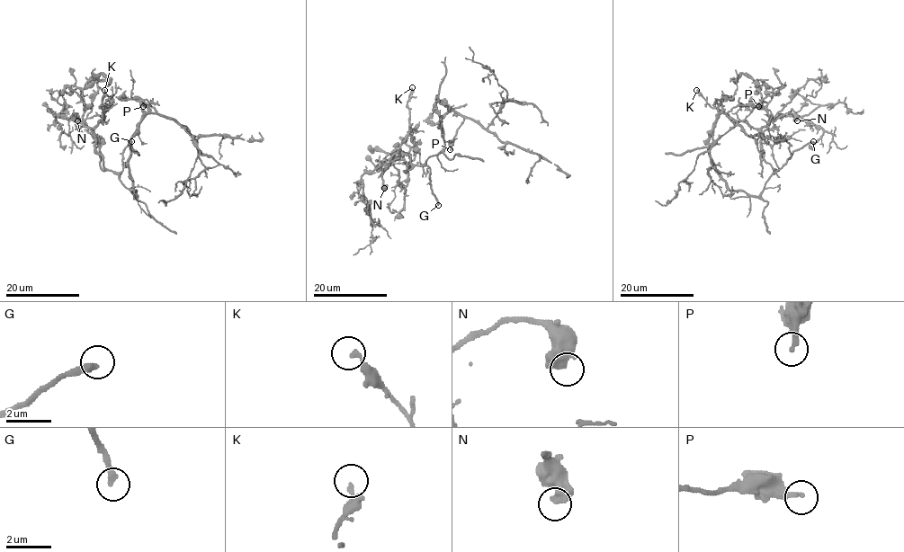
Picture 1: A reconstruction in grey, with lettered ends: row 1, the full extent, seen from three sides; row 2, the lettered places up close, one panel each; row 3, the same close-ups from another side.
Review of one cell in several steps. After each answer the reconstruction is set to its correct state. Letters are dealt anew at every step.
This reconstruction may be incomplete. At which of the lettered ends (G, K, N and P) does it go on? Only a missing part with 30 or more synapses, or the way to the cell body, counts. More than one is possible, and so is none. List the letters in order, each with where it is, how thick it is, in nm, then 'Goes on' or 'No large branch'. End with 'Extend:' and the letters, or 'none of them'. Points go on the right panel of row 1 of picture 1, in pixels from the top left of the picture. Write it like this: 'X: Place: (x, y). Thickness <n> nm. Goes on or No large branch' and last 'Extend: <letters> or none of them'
G: Place: (813, 141). Thickness 300 nm. Goes on
K: Place: (696, 90). Thickness 180 nm. No large branch
N: Place: (797, 120). Thickness 400 nm. No large branch
P: Place: (758, 106). Thickness 240 nm. No large branch
Extend: G

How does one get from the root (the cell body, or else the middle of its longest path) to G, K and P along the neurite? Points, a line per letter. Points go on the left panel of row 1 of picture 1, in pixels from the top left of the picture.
G: (133, 187), (137, 196), (119, 179), (122, 169), (122, 152), (131, 141)
K: (133, 187), (137, 196), (103, 165), (102, 156), (95, 149), (93, 129), (102, 121), (100, 104), (104, 90)
P: (133, 187), (129, 165), (130, 138), (138, 123), (147, 114), (156, 112), (150, 105), (143, 106)

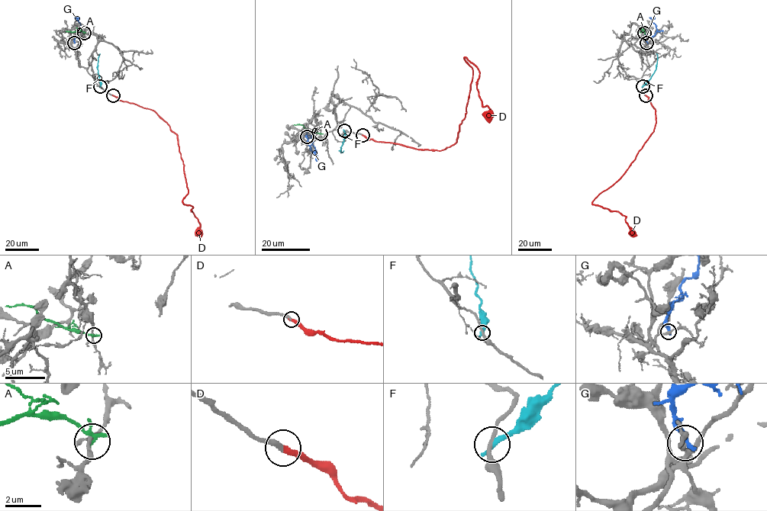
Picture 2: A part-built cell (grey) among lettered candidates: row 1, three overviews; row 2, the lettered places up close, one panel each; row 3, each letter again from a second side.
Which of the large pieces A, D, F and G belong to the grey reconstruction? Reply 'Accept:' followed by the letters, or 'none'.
Accept: D

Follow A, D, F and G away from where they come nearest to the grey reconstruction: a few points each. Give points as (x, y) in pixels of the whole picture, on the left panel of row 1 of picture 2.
A: (84, 33), (79, 30), (66, 31)
D: (113, 95), (154, 110), (176, 135), (188, 188), (183, 203), (193, 207), (201, 237)
F: (100, 86), (97, 68), (100, 53)
G: (75, 42), (81, 25), (77, 17), (75, 17)

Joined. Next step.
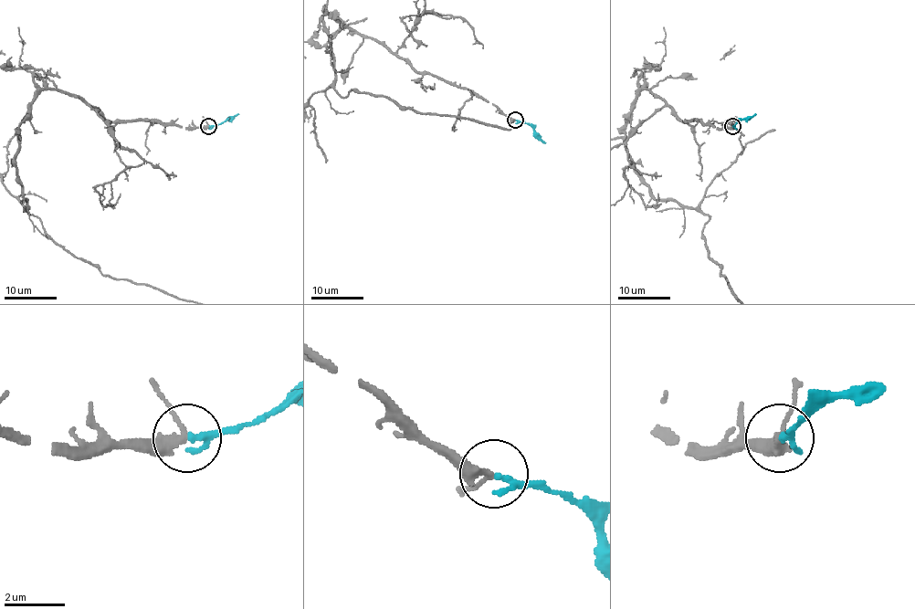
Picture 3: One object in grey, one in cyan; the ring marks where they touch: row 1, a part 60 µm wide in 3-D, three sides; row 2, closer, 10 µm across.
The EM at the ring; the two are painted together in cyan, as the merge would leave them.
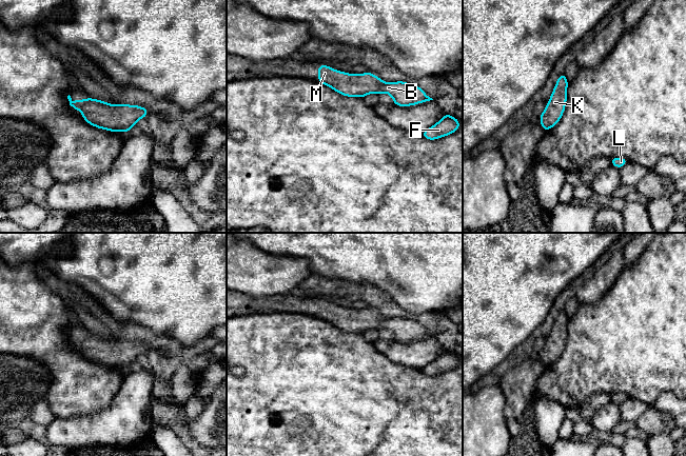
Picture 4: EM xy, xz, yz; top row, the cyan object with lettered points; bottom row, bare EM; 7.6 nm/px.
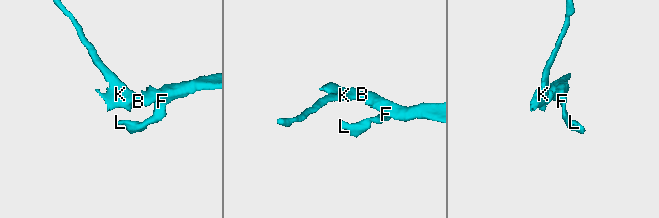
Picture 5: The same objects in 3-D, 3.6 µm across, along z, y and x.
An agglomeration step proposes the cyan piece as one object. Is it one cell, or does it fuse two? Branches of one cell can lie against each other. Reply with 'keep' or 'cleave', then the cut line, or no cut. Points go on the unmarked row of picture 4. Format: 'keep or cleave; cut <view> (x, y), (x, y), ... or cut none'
keep; cut none

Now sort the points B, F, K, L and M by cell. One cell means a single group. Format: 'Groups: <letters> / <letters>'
Groups: B F K L M

